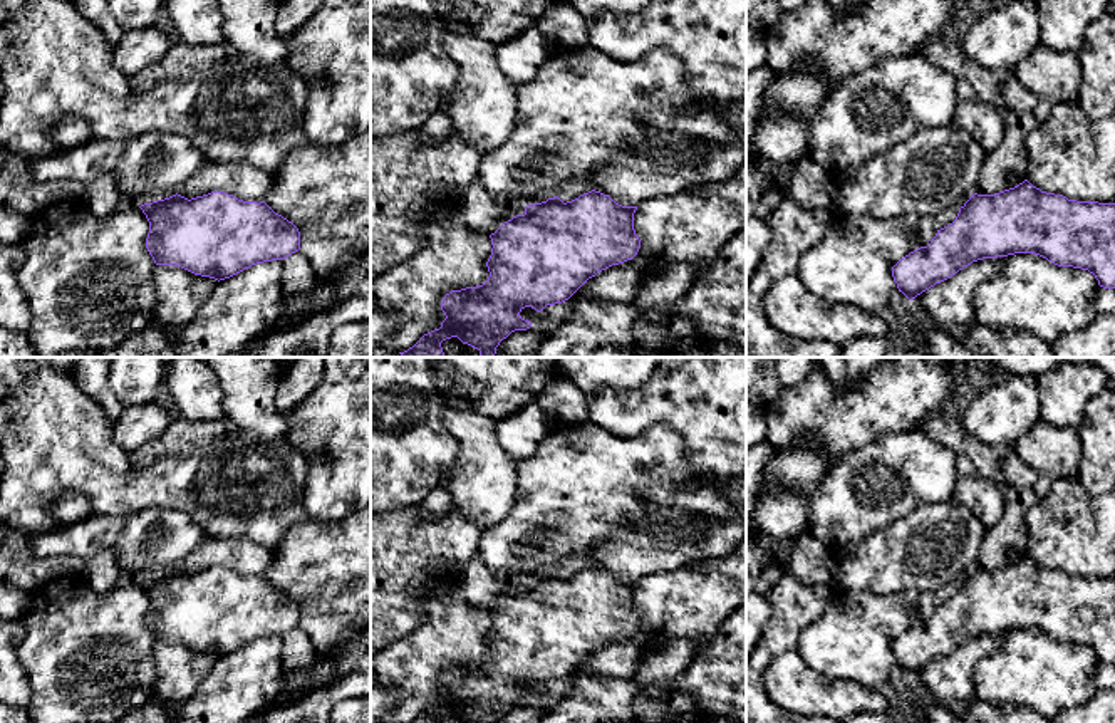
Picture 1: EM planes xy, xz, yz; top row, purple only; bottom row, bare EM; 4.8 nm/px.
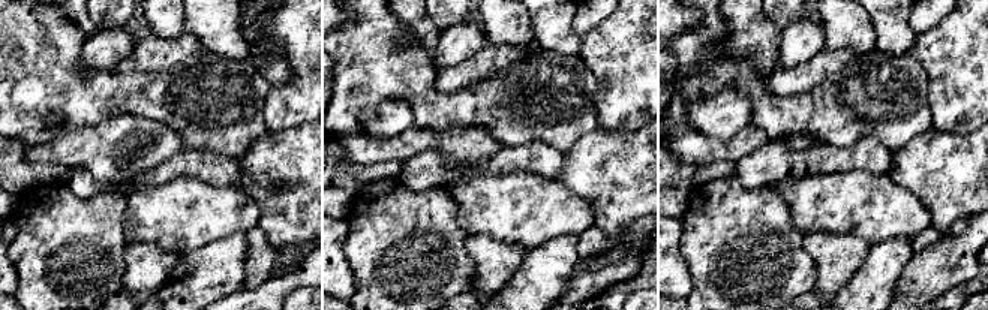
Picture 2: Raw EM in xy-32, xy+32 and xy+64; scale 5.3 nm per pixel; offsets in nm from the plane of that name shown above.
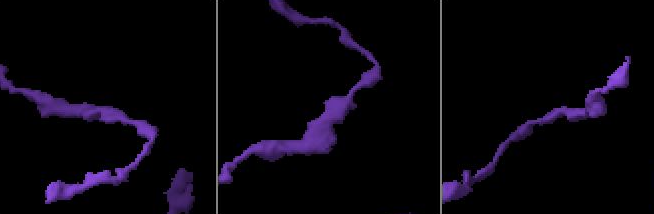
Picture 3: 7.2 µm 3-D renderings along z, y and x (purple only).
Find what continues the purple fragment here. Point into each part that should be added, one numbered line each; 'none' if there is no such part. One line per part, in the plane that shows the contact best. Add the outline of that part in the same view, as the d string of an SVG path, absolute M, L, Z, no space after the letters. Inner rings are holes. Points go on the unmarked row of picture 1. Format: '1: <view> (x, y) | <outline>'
none

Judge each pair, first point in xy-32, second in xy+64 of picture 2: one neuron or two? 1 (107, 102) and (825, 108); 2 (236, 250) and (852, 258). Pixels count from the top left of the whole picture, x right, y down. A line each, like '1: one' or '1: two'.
1: one
2: two

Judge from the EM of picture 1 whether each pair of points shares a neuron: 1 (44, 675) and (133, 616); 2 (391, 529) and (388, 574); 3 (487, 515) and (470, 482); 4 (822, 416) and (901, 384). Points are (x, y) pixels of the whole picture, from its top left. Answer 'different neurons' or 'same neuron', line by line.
1: same neuron
2: same neuron
3: same neuron
4: same neuron

